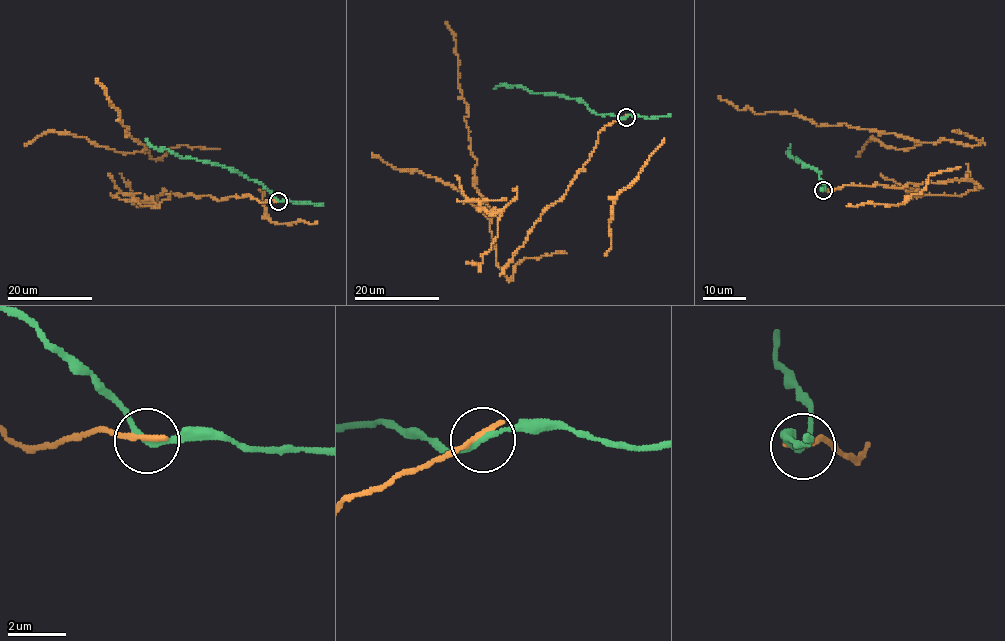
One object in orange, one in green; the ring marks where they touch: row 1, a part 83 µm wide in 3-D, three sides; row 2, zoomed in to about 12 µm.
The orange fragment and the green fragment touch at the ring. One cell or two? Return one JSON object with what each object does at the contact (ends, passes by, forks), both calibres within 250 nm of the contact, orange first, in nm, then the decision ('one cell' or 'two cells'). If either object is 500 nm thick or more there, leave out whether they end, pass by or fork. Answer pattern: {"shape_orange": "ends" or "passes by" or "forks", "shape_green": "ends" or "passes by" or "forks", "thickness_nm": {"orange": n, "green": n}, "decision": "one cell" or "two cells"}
{"shape_orange": "ends", "shape_green": "passes by", "thickness_nm": {"orange": 240, "green": 180}, "decision": "two cells"}

